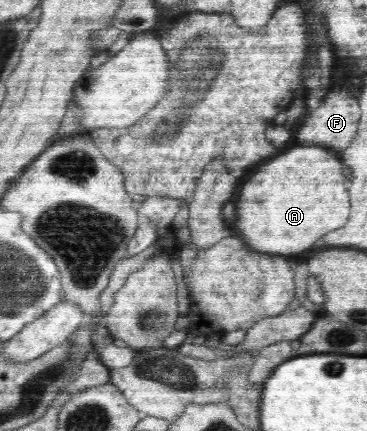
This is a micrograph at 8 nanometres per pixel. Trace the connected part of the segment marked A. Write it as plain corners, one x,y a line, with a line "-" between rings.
298,143
290,151
273,157
272,161
262,165
256,173
248,174
241,181
233,199
236,207
236,233
249,249
258,253
292,255
308,249
328,231
340,229
346,223
348,213
351,213
344,169
346,167
337,152
318,145
306,146

